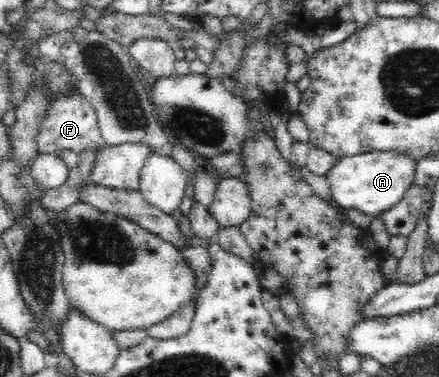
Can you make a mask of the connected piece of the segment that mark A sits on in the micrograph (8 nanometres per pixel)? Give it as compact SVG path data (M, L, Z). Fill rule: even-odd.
M376 151L337 159L326 174L332 198L342 207L359 208L371 216L394 206L414 186L416 158L412 154L398 151Z

